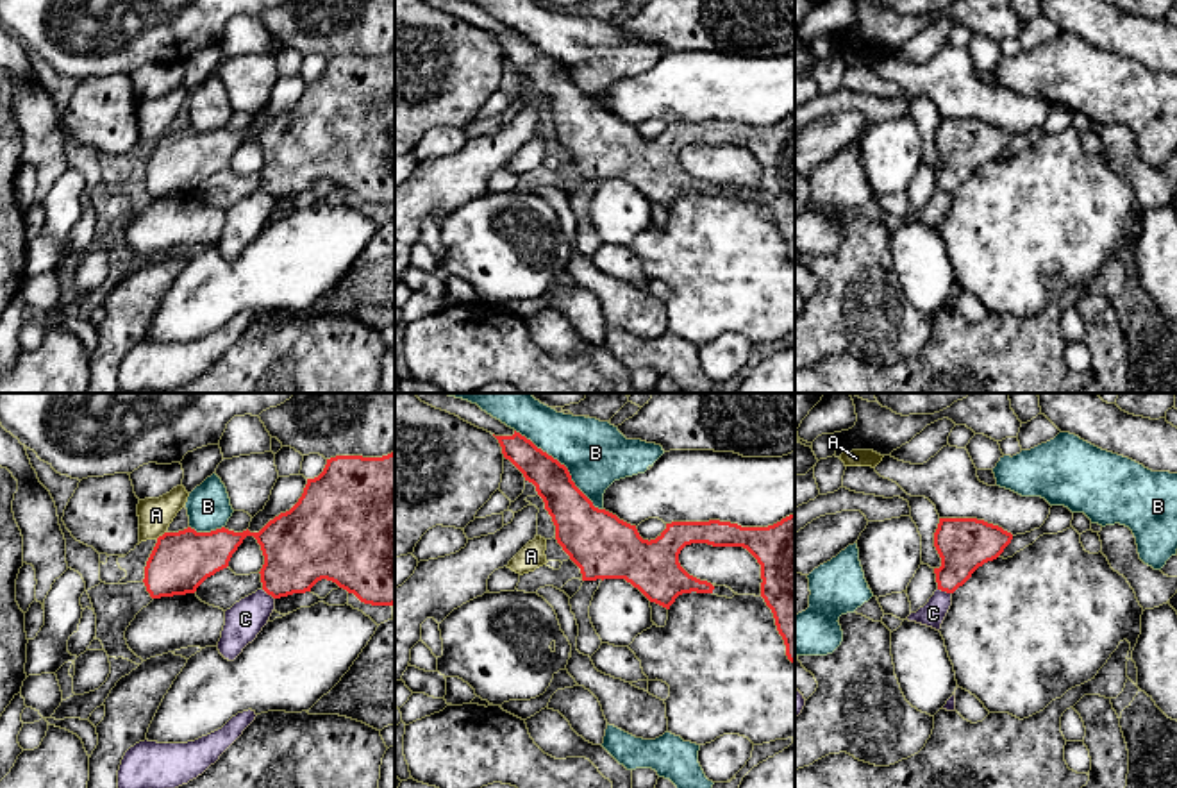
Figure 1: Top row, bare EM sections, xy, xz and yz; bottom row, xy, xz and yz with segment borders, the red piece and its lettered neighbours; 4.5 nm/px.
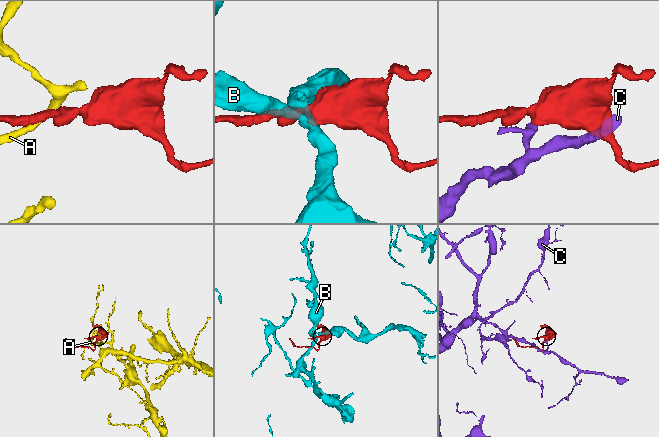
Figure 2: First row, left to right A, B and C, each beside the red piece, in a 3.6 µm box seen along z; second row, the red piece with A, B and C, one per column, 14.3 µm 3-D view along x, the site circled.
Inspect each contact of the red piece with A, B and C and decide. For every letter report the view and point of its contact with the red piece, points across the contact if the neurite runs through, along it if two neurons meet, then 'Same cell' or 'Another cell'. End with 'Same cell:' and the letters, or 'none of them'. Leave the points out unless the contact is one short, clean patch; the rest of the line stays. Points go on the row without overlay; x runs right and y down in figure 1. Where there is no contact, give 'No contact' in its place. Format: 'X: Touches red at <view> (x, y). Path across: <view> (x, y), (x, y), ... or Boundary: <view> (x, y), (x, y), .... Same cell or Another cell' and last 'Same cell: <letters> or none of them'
A: Touches red at xy (159, 136). Boundary: xy (165, 131), (156, 138). Another cell
B: Touches red at xz (563, 65). Another cell
C: Touches red at yz (945, 190). Boundary: yz (938, 188), (951, 193). Another cell
Same cell: none of them

